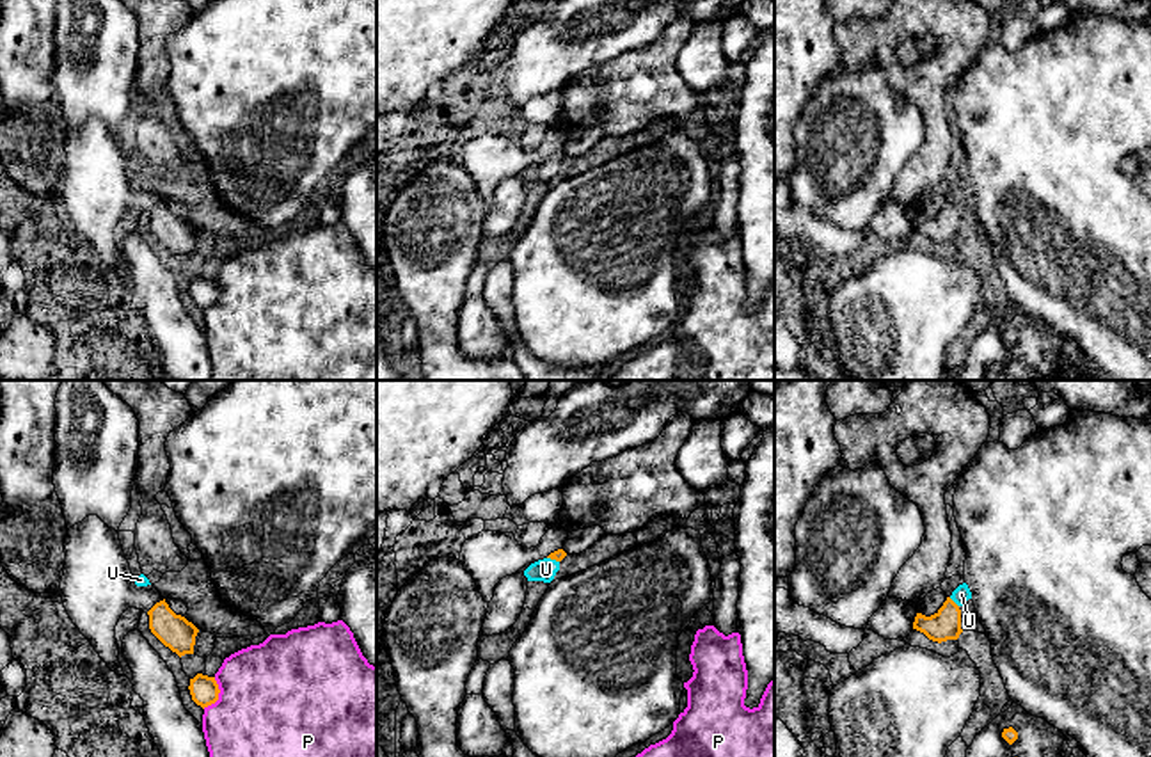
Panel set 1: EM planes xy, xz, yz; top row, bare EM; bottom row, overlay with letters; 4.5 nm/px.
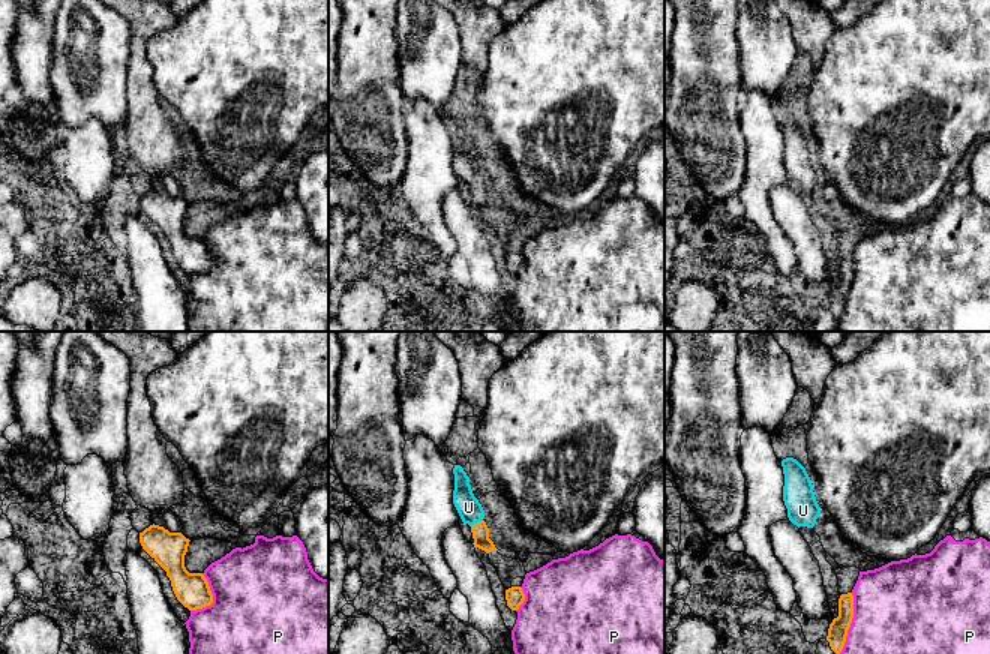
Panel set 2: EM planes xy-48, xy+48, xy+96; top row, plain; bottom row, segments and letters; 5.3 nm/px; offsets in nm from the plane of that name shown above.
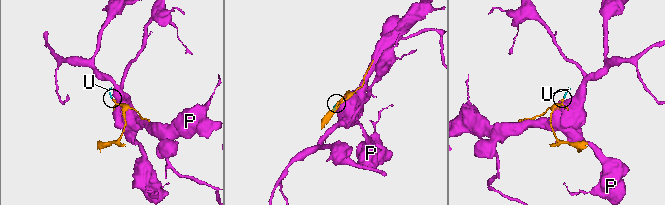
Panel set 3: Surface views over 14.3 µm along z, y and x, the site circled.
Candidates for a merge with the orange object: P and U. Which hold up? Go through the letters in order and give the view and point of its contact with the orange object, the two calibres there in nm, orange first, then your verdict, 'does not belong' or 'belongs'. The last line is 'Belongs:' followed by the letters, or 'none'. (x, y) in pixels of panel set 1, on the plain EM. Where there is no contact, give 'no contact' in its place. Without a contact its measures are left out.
P: xy (217, 297) | 130/480 nm | does not belong
U: yz (954, 205) | 140/80 nm | belongs
Belongs: U

